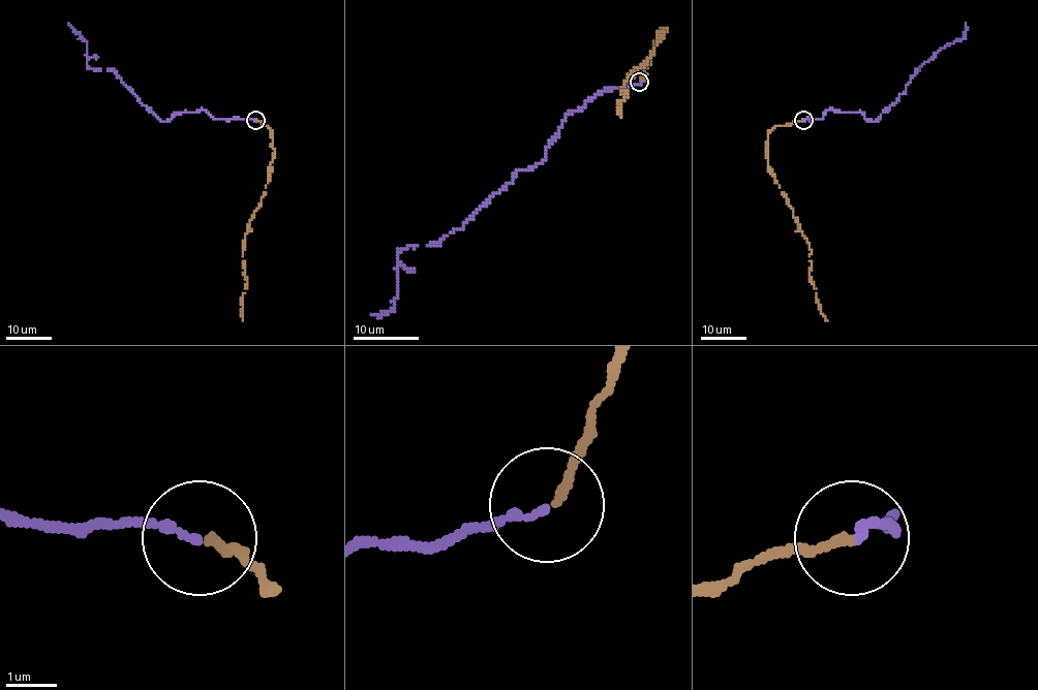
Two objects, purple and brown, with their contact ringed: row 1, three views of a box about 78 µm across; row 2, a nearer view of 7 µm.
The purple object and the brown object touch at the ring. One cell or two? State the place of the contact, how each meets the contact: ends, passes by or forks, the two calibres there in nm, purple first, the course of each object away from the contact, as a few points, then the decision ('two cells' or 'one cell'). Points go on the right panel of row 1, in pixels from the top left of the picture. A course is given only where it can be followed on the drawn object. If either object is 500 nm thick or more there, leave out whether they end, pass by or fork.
place (803, 120); purple ends; brown ends; calibres 160 and 160 nm; course purple (802, 119), (820, 119), (827, 111), (859, 112), (876, 121), (916, 69), (962, 39), (965, 23); course brown (802, 119), (769, 131), (766, 157), (768, 170), (792, 209), (811, 251), (810, 276), (820, 311), (828, 321); one cell

